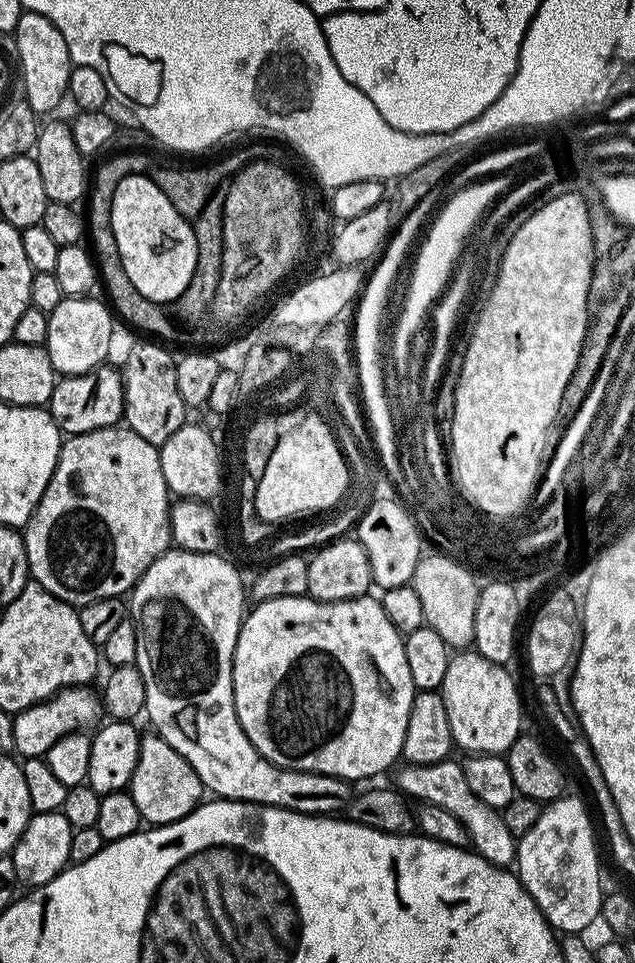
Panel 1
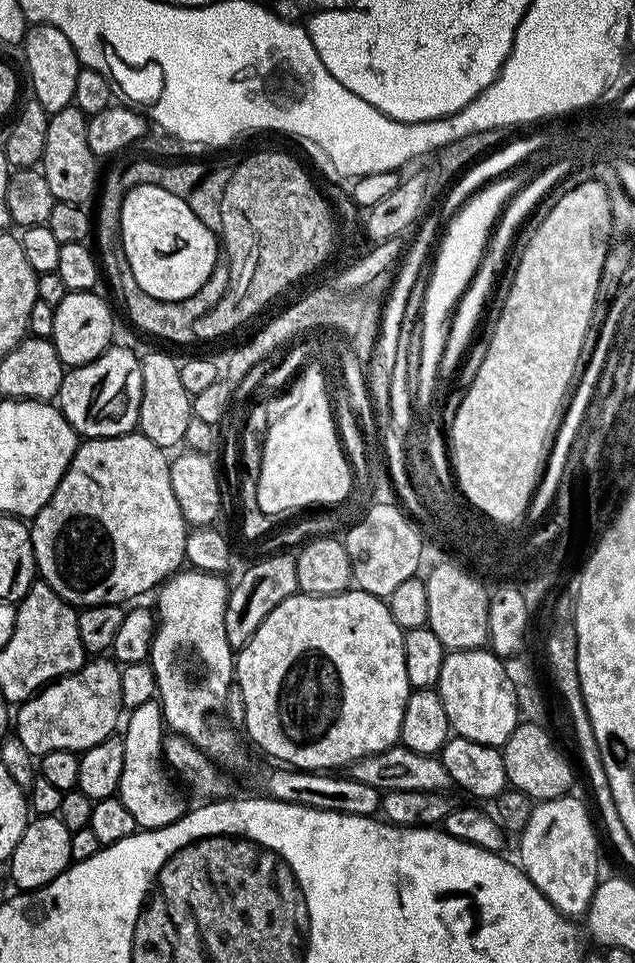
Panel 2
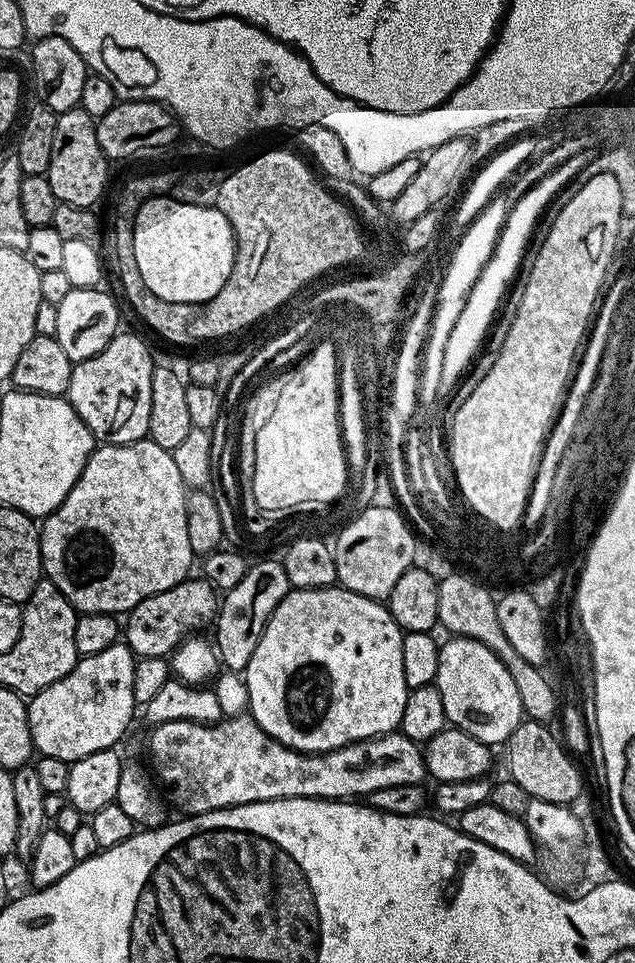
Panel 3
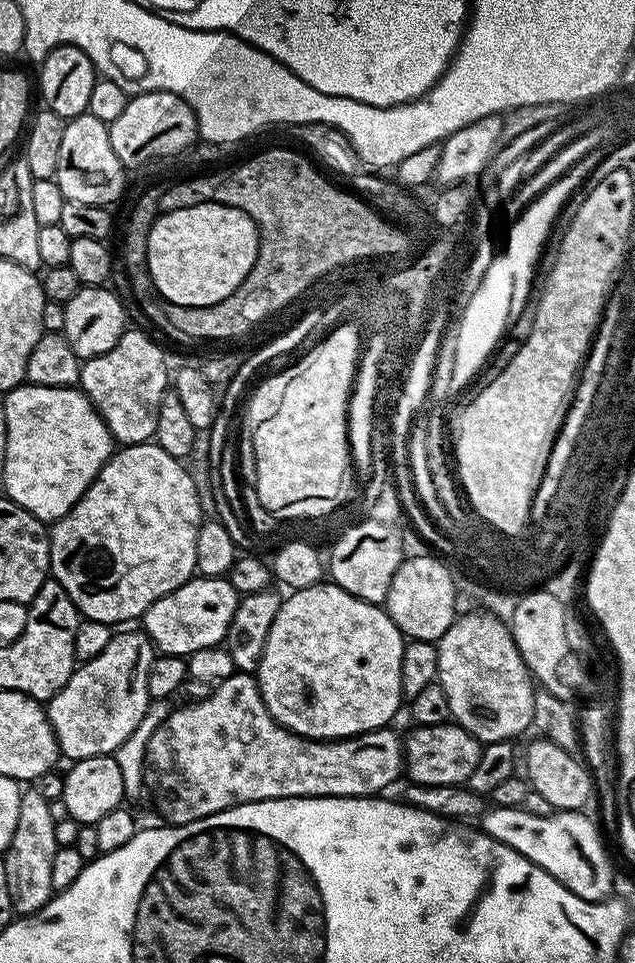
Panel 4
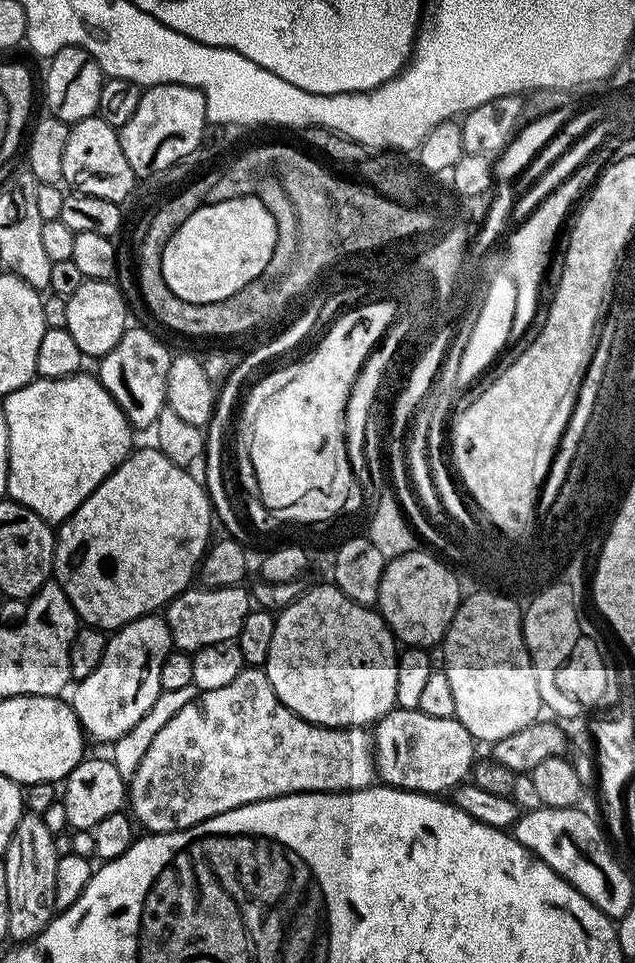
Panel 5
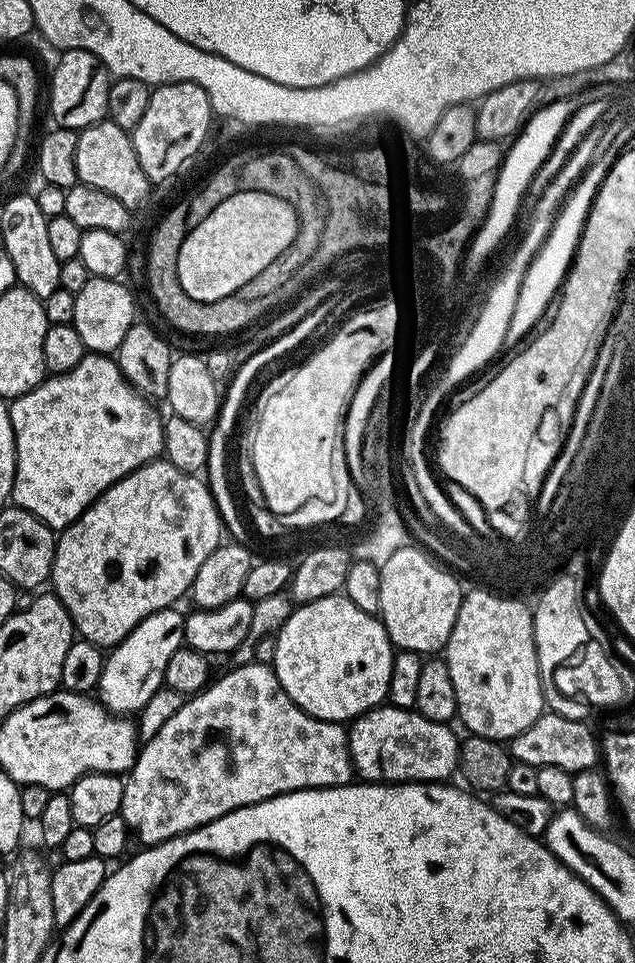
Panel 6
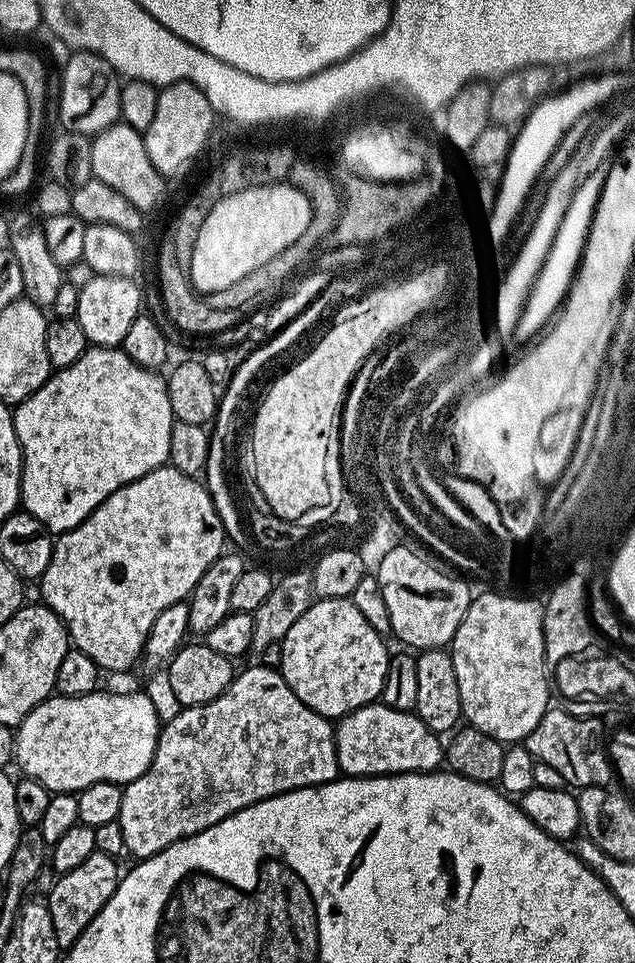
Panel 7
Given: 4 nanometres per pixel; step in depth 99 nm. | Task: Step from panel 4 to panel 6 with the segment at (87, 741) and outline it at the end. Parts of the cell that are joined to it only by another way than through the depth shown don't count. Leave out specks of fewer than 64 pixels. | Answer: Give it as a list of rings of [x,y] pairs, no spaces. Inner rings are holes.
[[[173,606],[150,614],[150,618],[138,622],[138,626],[134,626],[134,630],[130,630],[130,634],[126,634],[126,638],[122,638],[122,642],[107,653],[98,689],[98,699],[109,712],[139,714],[150,701],[150,698],[153,698],[155,692],[165,687],[166,666],[169,664],[174,650],[178,650],[184,644],[185,613],[179,612],[178,609],[179,607]]]

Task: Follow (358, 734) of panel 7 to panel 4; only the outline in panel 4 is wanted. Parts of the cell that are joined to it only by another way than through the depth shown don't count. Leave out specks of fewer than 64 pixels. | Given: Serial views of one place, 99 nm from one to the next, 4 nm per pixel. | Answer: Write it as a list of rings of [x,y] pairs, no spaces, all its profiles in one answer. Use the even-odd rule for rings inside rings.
[[[455,722],[413,727],[413,732],[403,737],[404,750],[403,771],[407,779],[414,784],[430,786],[446,786],[447,784],[463,785],[474,774],[474,766],[478,766],[478,758],[482,751],[481,741],[474,739],[465,728]]]

